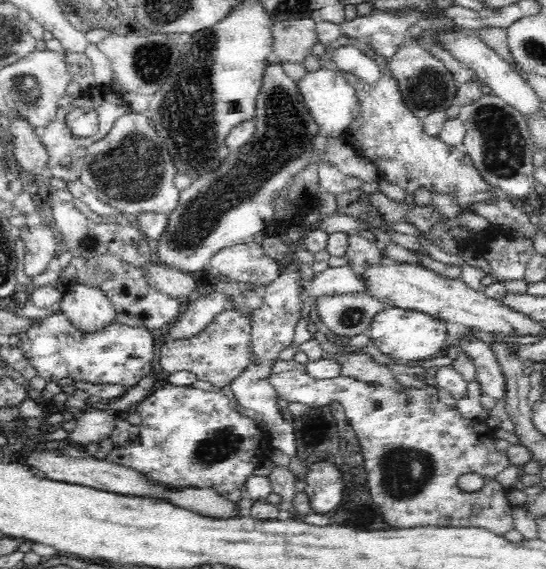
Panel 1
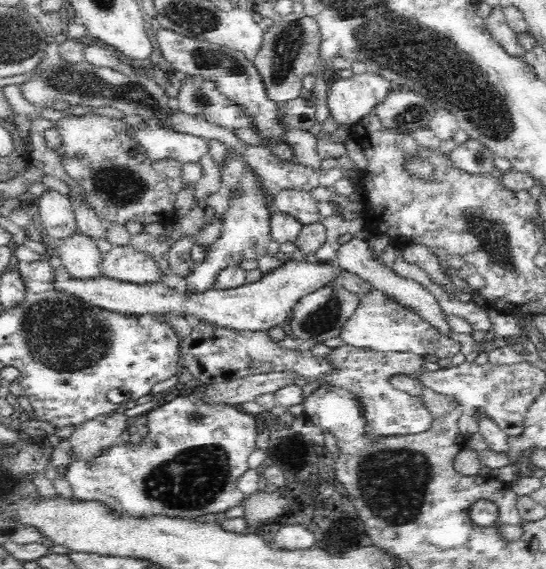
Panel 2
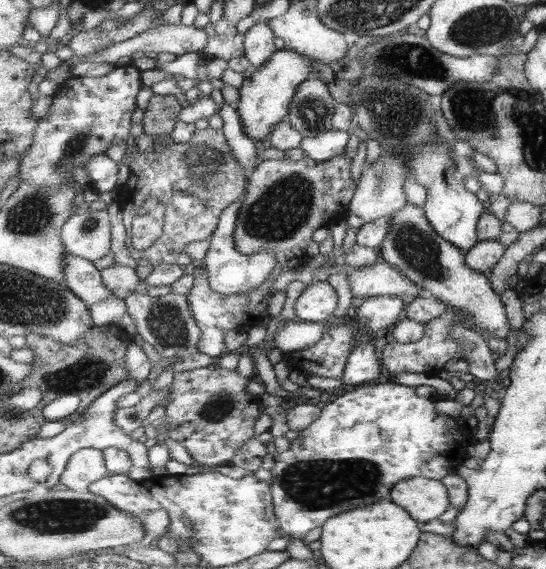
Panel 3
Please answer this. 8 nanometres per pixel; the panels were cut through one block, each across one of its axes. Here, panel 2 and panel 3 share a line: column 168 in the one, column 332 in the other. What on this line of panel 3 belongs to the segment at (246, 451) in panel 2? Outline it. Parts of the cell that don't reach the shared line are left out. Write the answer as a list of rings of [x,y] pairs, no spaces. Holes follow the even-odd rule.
[[[387,379],[387,382],[381,384],[356,386],[353,390],[343,393],[328,405],[325,405],[322,408],[321,416],[311,426],[300,431],[297,438],[290,442],[290,447],[286,451],[279,454],[274,453],[275,464],[271,469],[272,478],[270,483],[272,485],[274,509],[276,510],[279,528],[285,534],[291,535],[294,538],[305,538],[309,534],[309,530],[319,528],[319,526],[322,527],[325,522],[330,518],[336,517],[338,514],[347,512],[347,510],[361,508],[361,506],[369,506],[375,504],[377,501],[390,498],[393,487],[405,481],[405,479],[422,477],[443,481],[448,476],[445,471],[445,466],[447,464],[452,464],[453,466],[459,465],[460,459],[466,456],[467,453],[464,449],[467,444],[472,443],[472,431],[469,431],[467,426],[462,423],[463,420],[459,420],[459,426],[456,427],[454,417],[450,417],[447,414],[439,414],[435,410],[436,399],[440,399],[440,397],[435,395],[427,398],[419,396],[415,392],[415,387],[393,383],[393,381]]]

